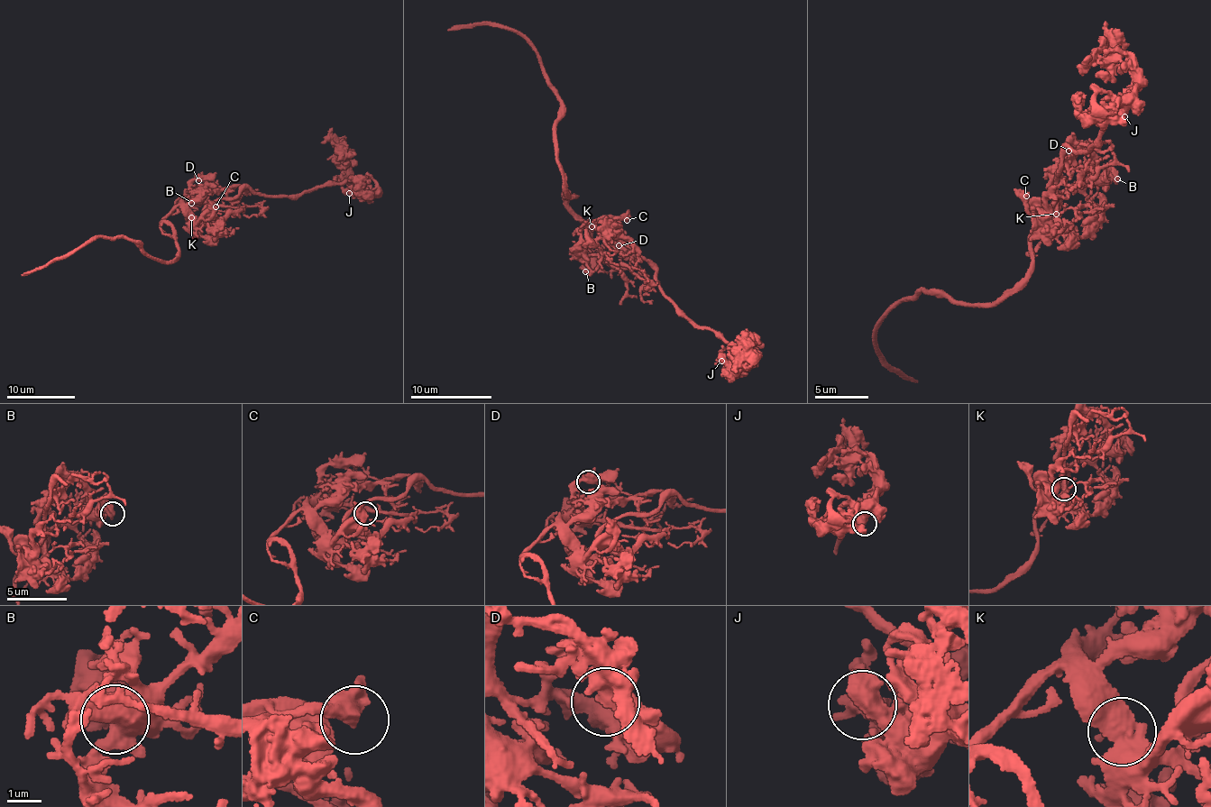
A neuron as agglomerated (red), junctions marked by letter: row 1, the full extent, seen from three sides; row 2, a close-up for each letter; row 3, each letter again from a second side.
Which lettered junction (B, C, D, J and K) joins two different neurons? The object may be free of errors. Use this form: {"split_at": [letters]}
{"split_at": []}

